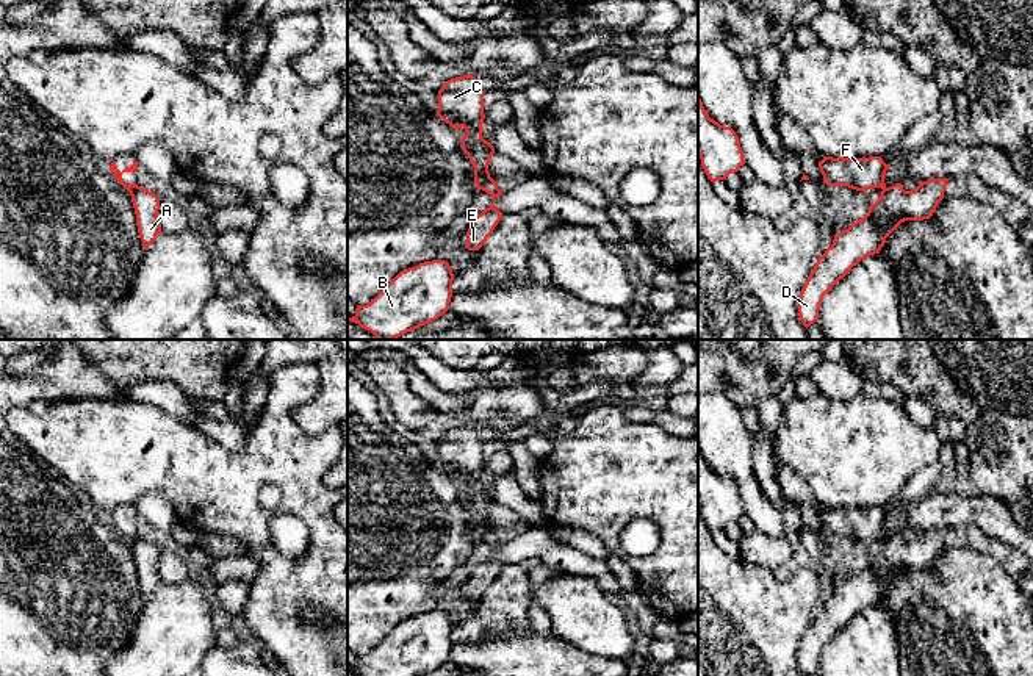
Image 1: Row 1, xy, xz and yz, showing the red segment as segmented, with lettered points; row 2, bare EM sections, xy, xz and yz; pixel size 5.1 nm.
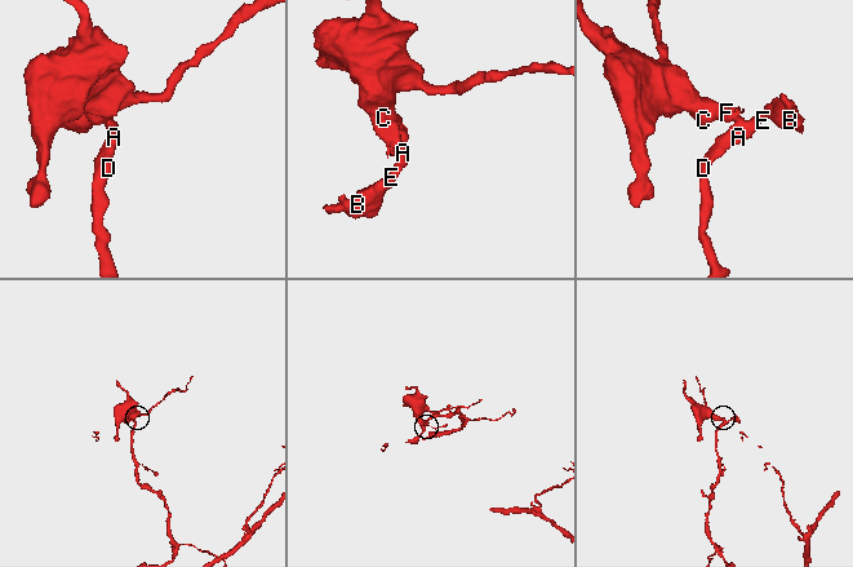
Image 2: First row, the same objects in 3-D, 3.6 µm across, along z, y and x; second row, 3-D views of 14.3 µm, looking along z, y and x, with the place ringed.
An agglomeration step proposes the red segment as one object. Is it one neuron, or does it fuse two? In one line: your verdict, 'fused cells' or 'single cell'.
fused cells

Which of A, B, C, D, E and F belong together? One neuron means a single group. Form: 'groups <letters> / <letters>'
groups A B D E / C F

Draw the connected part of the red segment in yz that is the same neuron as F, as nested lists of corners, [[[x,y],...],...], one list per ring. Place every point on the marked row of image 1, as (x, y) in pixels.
[[[823,156],[819,161],[823,182],[828,186],[848,186],[856,191],[873,188],[886,188],[884,175],[891,164],[886,164],[881,156],[869,158],[844,158]]]

